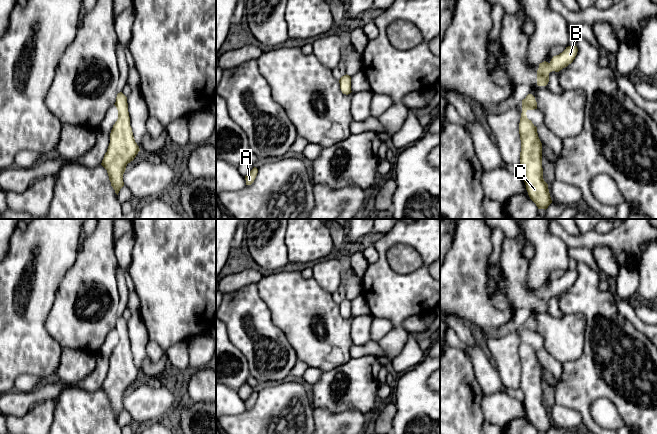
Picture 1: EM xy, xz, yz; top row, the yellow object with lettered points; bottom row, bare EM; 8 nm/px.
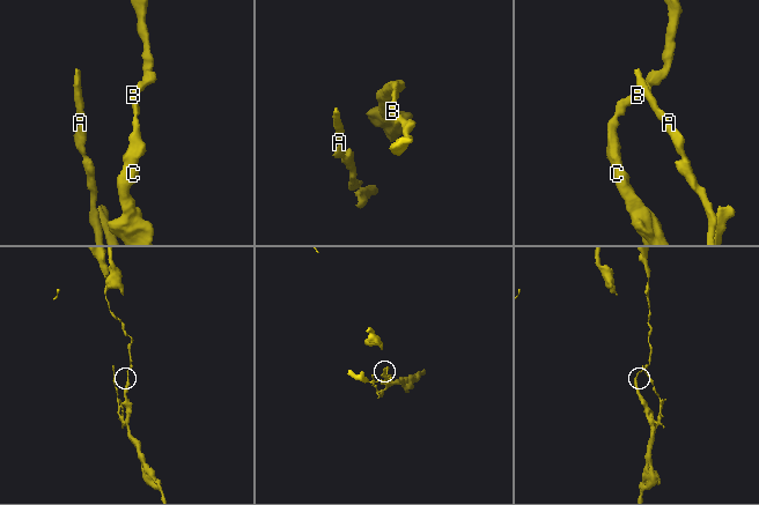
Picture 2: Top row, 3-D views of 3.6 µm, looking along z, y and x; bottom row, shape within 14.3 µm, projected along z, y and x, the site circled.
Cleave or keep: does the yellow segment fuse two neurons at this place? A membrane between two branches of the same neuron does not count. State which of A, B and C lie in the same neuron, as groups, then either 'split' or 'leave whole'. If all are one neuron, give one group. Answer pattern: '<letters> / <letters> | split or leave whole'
A C / B | split

